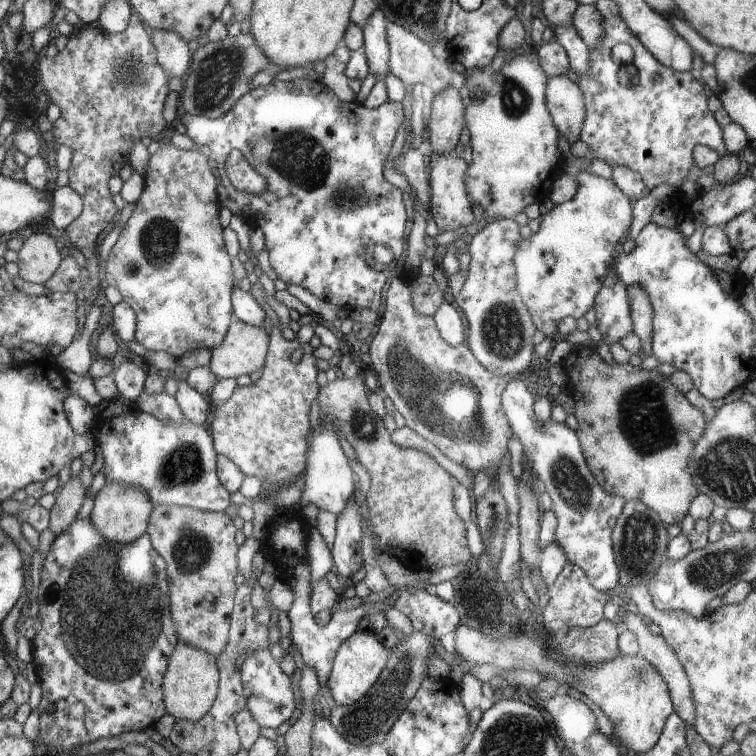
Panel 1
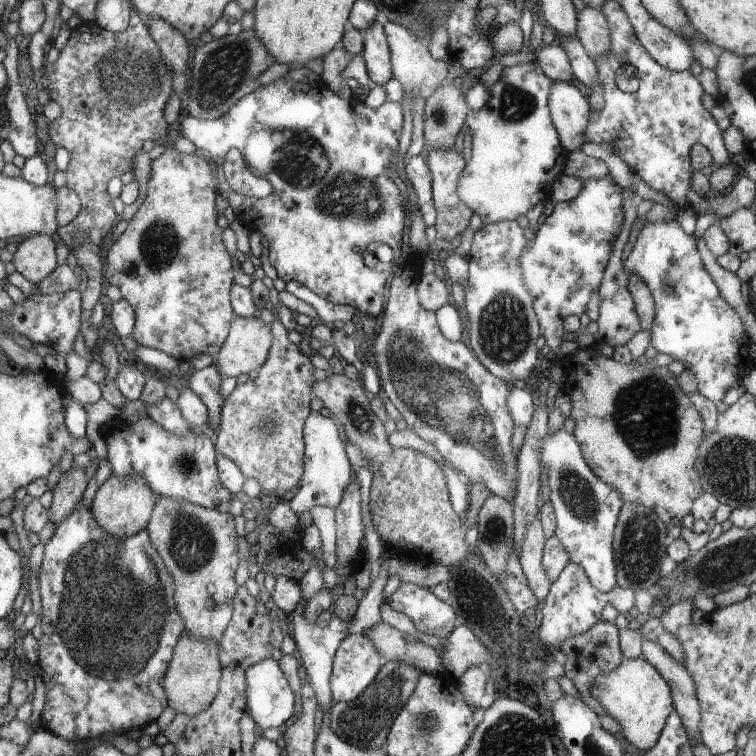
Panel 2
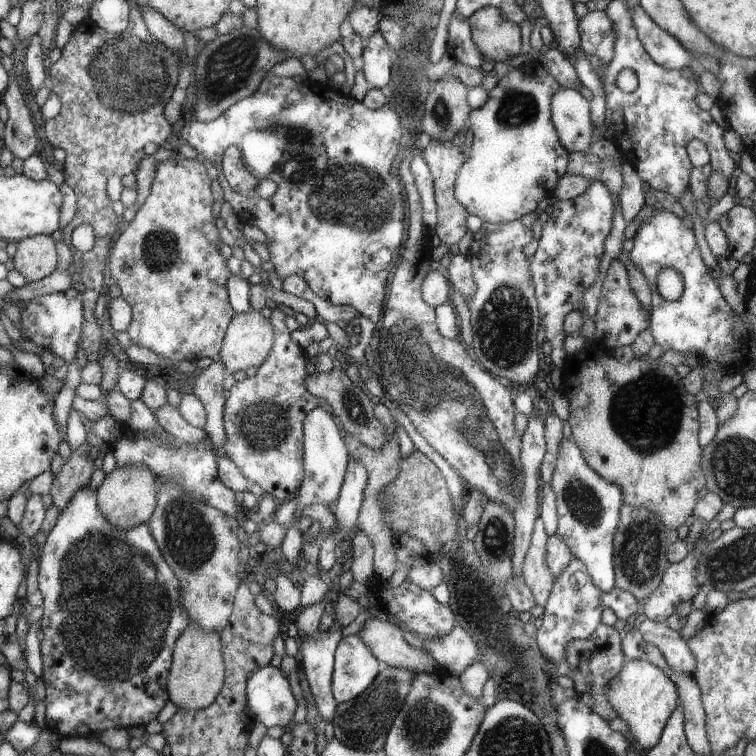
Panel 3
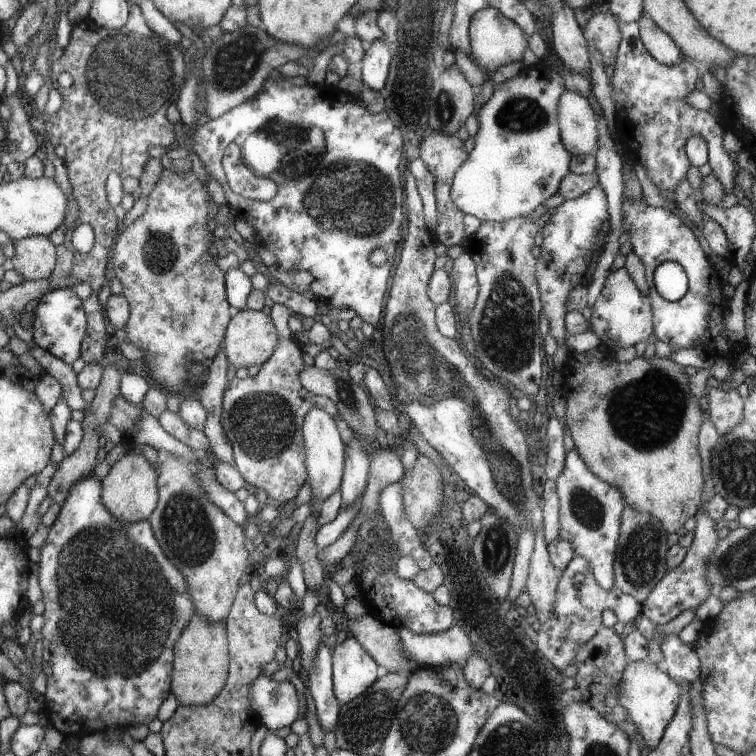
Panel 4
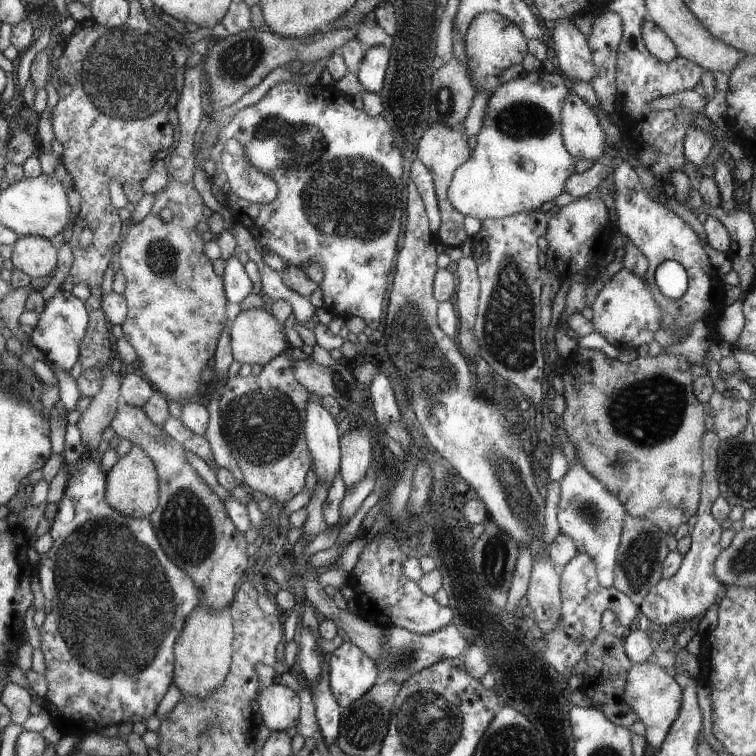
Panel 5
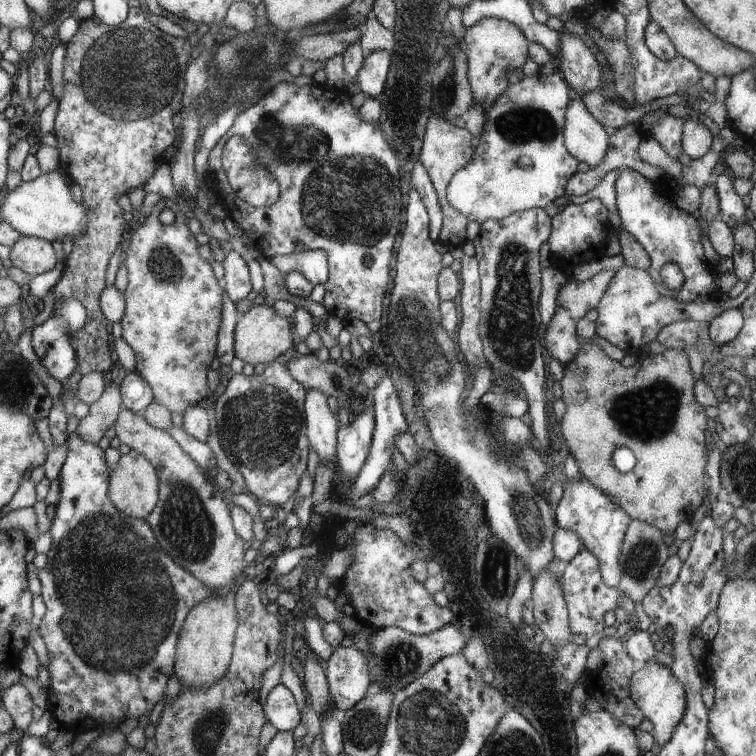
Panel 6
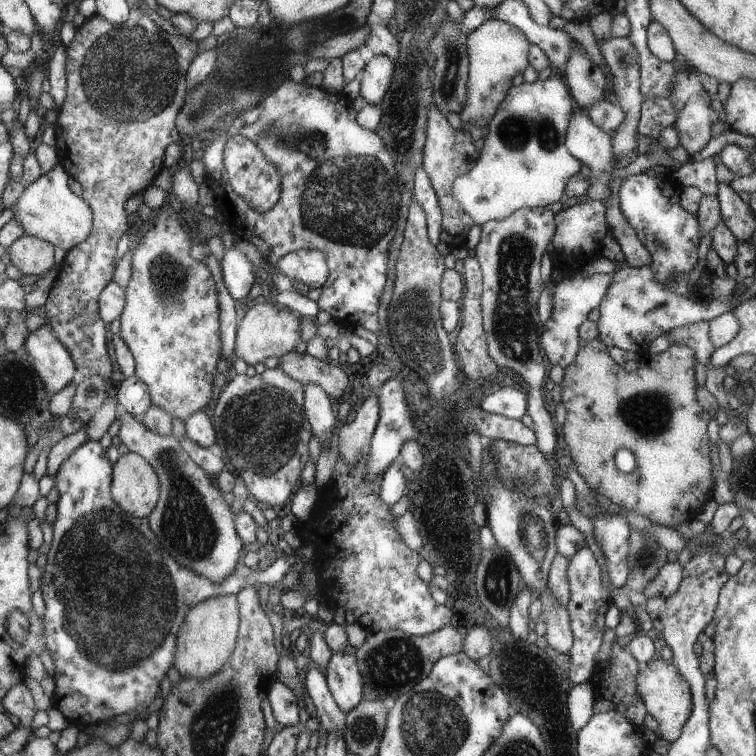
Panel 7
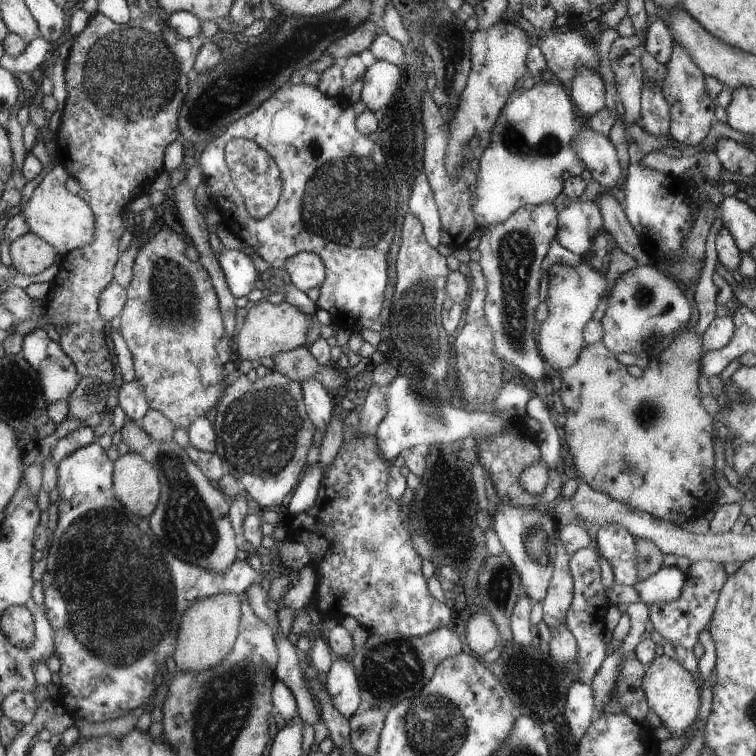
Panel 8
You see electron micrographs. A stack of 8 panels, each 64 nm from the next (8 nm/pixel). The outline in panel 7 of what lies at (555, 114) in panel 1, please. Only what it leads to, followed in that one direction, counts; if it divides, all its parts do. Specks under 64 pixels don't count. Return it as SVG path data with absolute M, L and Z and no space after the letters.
M577 107L572 111L572 118L568 124L566 148L582 164L589 168L591 174L599 180L610 179L610 173L615 169L612 142L610 136L598 126L595 126L586 115L585 110Z

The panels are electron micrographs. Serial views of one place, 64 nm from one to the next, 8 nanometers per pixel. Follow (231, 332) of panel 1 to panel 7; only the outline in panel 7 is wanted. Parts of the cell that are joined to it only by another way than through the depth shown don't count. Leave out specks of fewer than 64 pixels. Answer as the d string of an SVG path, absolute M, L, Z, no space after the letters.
M264 301L257 303L246 310L239 321L234 340L233 357L241 358L247 365L254 365L264 358L279 358L289 352L300 341L300 320L298 314Z

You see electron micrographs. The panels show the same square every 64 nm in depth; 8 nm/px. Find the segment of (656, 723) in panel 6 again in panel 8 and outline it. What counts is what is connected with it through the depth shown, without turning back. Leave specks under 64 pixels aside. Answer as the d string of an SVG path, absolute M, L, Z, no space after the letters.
M664 654L653 657L643 675L641 688L645 693L648 708L659 716L661 725L671 732L671 738L683 735L687 728L691 727L699 708L699 686L695 675L683 668L683 664L677 659Z

